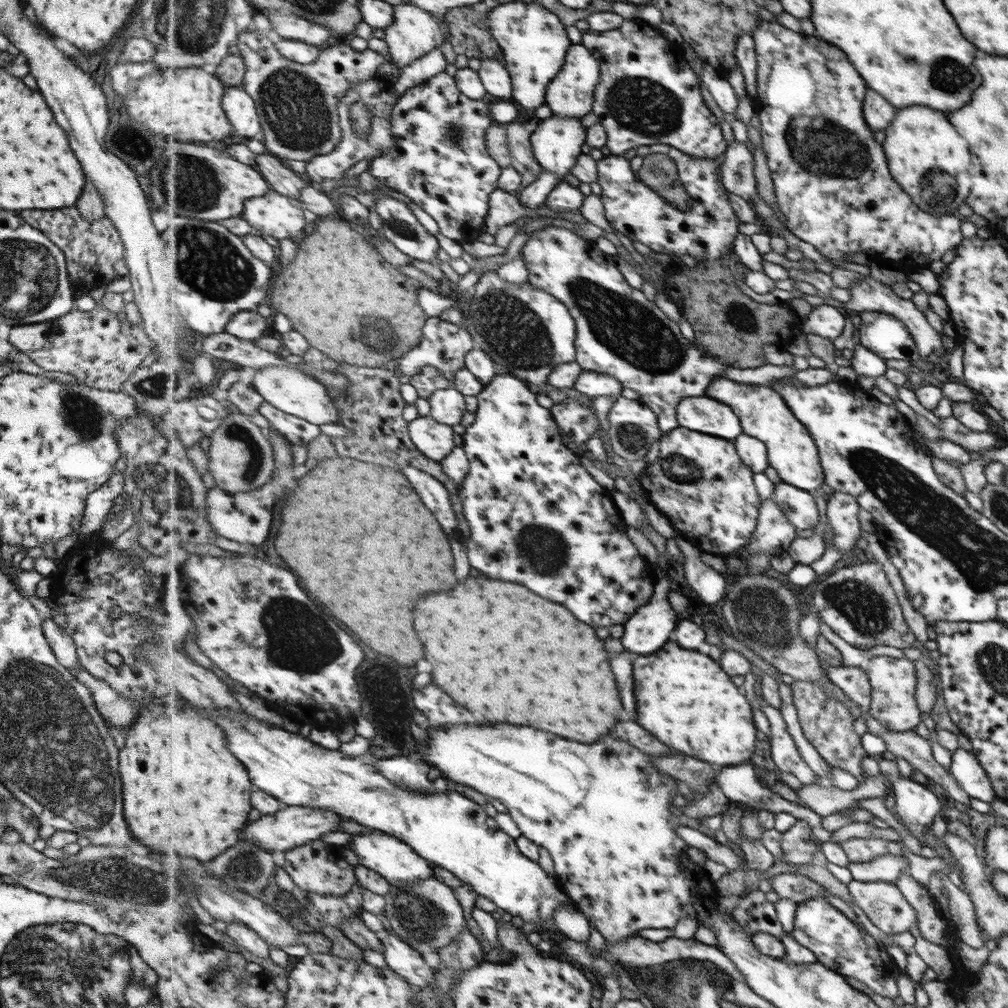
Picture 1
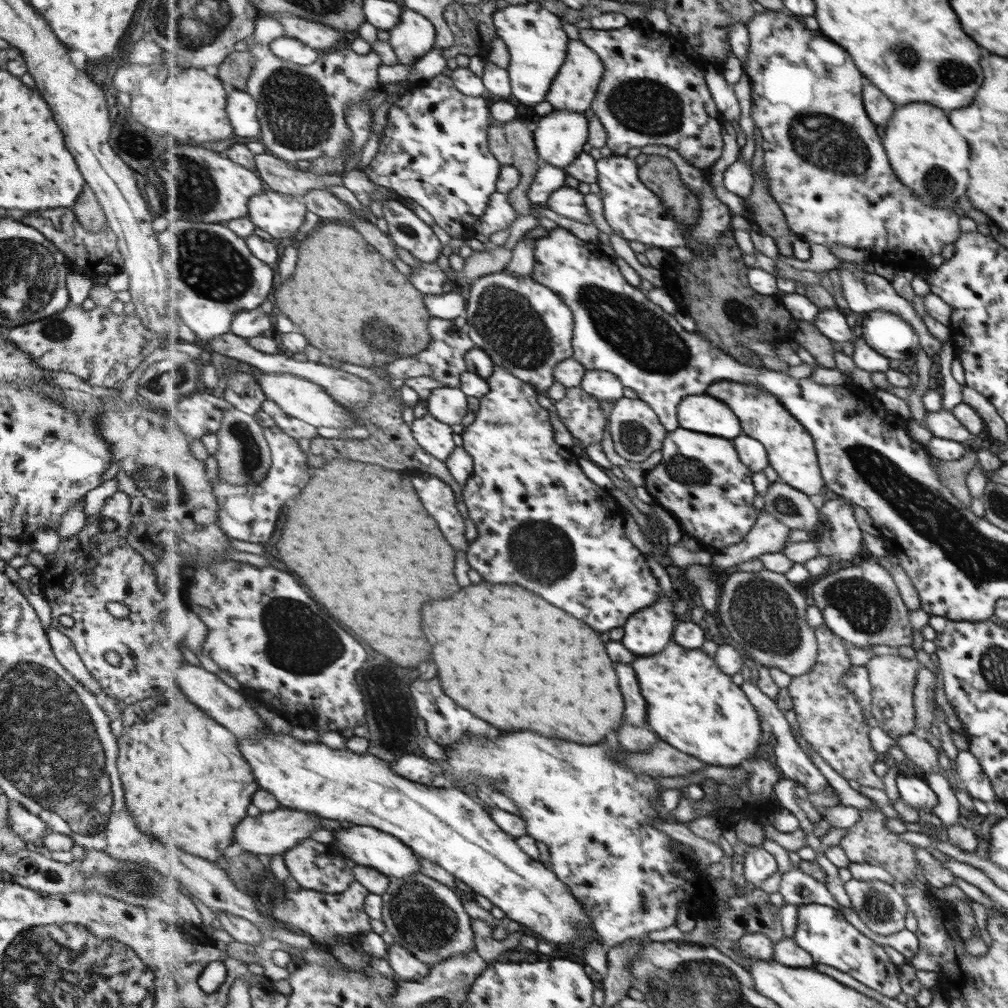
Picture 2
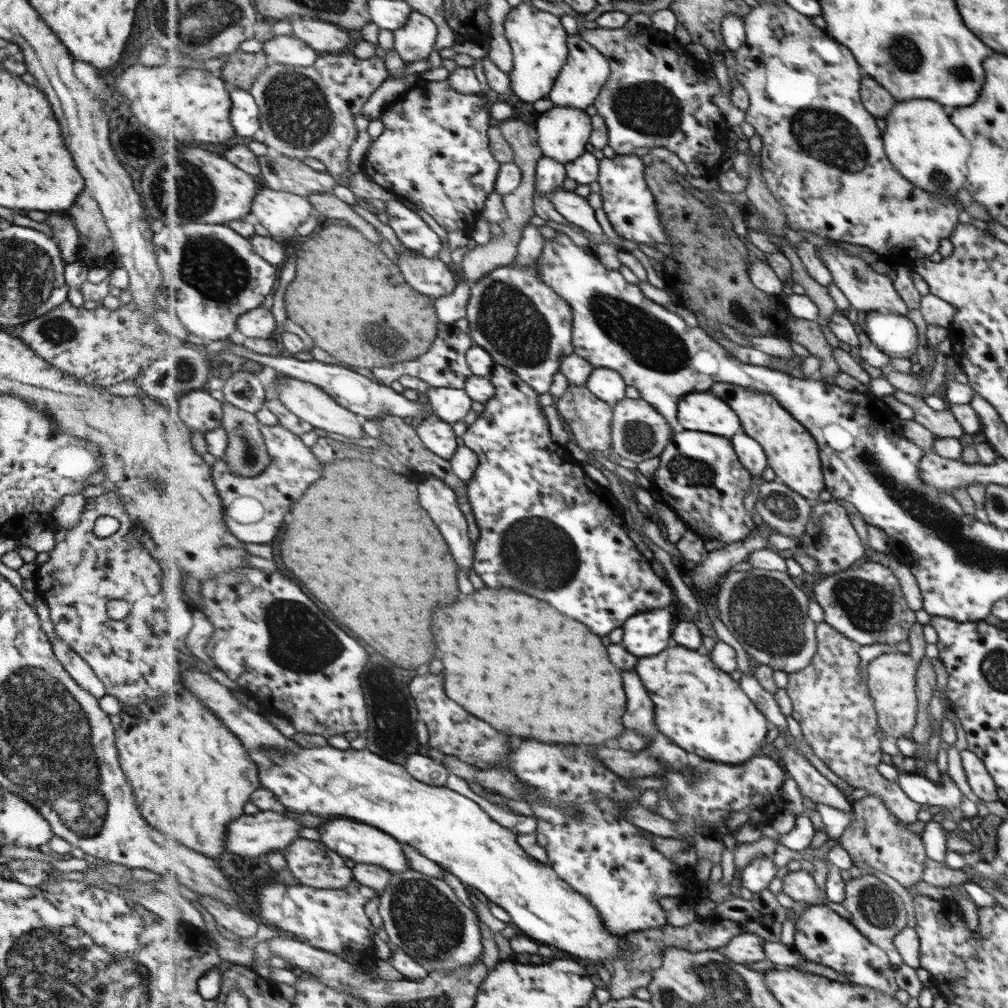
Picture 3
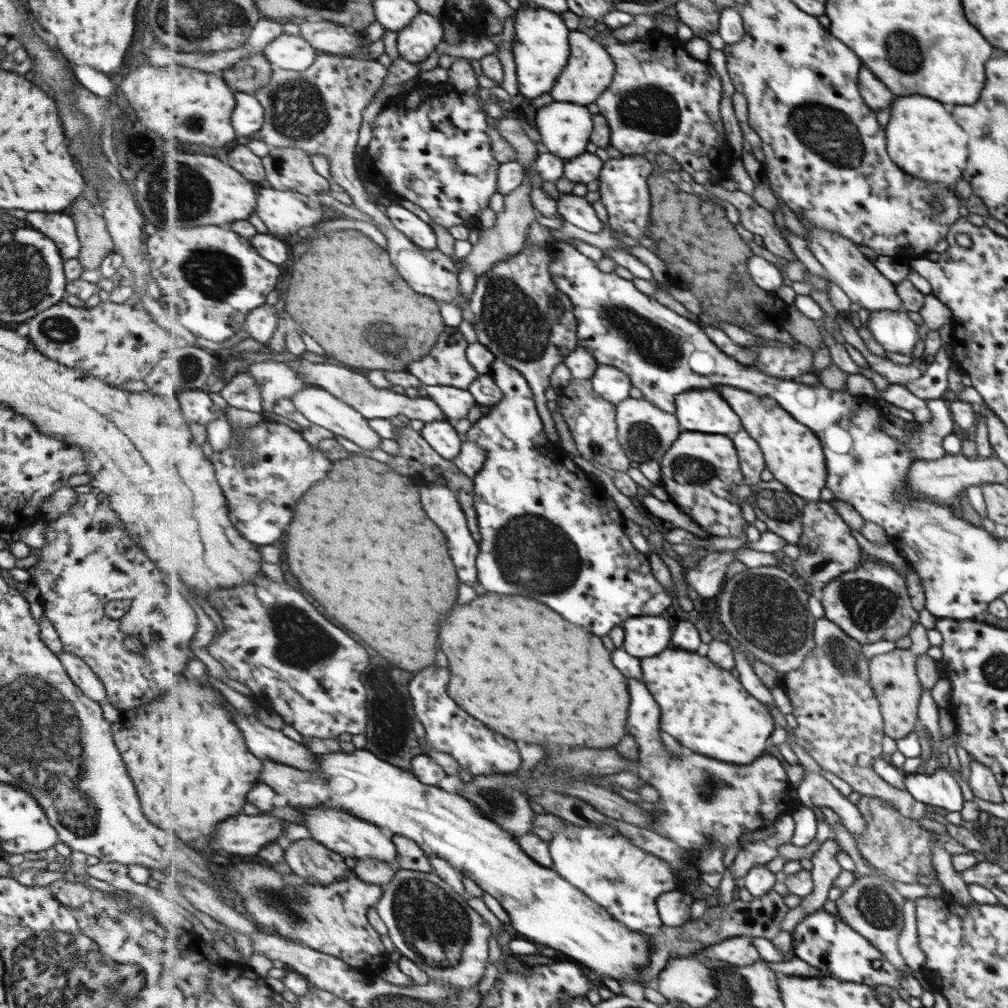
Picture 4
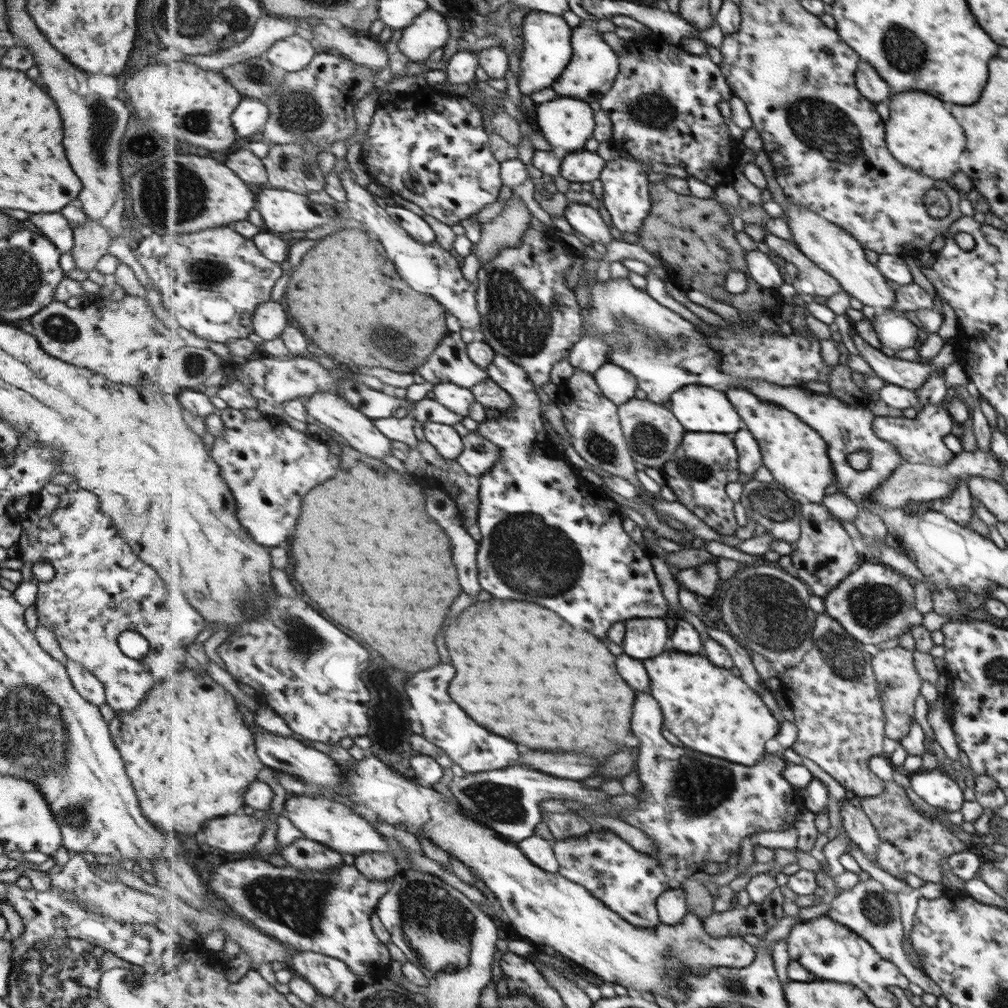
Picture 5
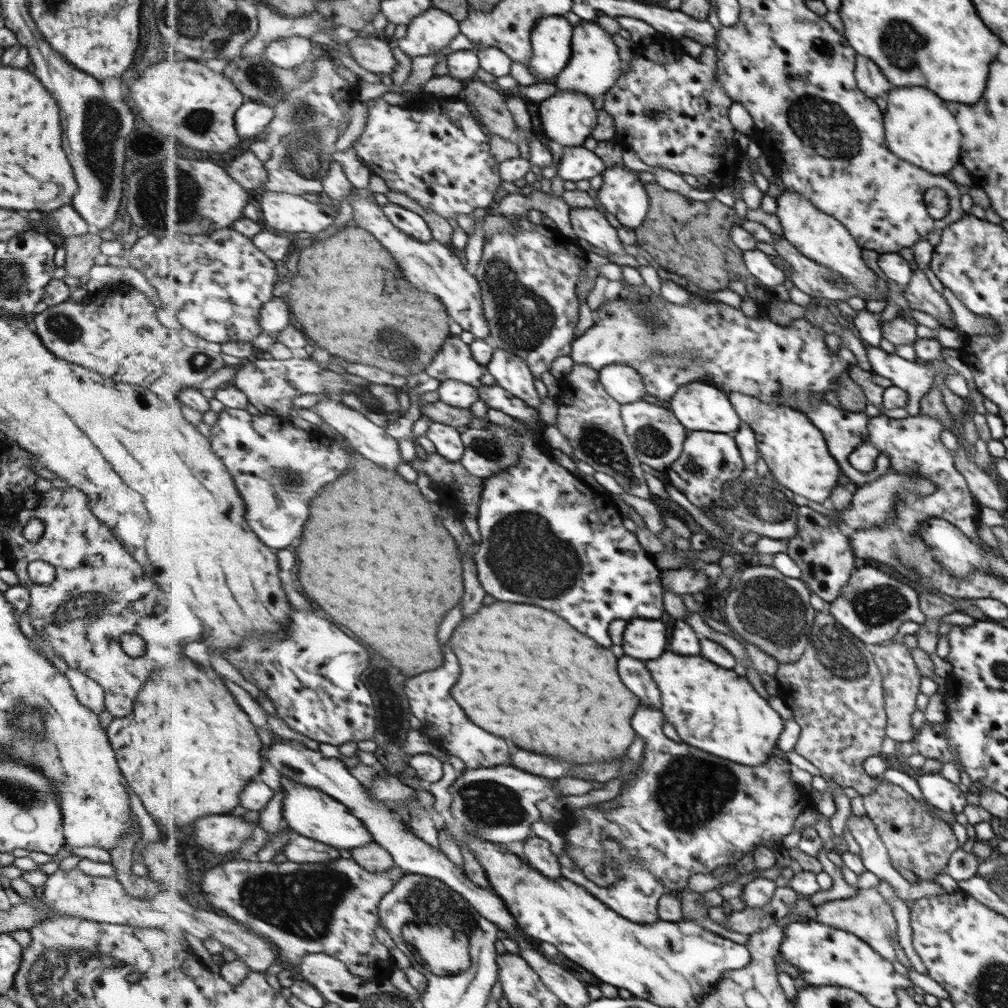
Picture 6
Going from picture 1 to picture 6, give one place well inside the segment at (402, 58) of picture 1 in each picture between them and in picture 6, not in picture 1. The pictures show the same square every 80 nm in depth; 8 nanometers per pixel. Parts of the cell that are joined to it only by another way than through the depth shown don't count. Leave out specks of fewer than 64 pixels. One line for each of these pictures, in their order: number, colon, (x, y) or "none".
2: (415, 36)
3: (415, 41)
4: (415, 43)
5: (430, 30)
6: (435, 29)

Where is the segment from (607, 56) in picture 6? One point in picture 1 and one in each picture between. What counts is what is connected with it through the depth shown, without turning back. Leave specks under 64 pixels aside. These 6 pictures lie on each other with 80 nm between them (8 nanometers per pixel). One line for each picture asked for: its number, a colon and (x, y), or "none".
1: (571, 94)
2: (580, 77)
3: (587, 71)
4: (591, 70)
5: (594, 67)

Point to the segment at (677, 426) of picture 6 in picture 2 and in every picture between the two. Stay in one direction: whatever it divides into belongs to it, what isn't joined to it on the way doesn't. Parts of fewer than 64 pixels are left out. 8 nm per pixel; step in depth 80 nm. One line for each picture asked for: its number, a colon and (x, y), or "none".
2: (637, 431)
3: (641, 432)
4: (646, 432)
5: (655, 434)

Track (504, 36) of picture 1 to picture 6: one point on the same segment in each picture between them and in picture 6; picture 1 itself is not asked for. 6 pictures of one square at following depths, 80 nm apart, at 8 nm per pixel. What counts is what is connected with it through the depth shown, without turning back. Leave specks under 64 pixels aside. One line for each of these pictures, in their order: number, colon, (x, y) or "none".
2: (539, 46)
3: (540, 44)
4: (541, 44)
5: (549, 49)
6: (552, 39)

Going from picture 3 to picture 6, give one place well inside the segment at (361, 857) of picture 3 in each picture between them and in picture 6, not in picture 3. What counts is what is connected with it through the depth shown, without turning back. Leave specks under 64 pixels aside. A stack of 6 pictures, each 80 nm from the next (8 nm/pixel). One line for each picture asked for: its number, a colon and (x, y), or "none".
4: (349, 835)
5: (335, 824)
6: (307, 810)

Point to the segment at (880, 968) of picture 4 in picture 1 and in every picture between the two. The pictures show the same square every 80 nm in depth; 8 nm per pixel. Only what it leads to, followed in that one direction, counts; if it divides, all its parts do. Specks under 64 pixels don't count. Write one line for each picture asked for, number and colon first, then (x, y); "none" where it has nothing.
1: (820, 927)
2: (821, 931)
3: (823, 937)

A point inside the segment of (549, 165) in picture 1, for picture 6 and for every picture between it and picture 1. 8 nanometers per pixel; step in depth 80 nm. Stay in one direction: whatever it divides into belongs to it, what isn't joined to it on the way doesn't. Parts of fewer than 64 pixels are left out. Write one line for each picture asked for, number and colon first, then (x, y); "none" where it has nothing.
2: (560, 136)
3: (563, 132)
4: (565, 128)
5: (566, 122)
6: (568, 117)

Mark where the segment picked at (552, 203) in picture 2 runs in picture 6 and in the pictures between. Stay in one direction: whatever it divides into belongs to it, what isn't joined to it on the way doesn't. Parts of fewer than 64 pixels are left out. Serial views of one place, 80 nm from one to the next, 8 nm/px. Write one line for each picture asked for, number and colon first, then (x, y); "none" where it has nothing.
3: (575, 208)
4: (576, 210)
5: (587, 221)
6: (590, 224)

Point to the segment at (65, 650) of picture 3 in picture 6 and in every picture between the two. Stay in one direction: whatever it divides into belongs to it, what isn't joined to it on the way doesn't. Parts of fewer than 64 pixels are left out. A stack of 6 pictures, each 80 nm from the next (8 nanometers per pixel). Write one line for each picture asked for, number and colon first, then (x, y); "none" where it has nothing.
4: (81, 676)
5: (86, 685)
6: (89, 694)

